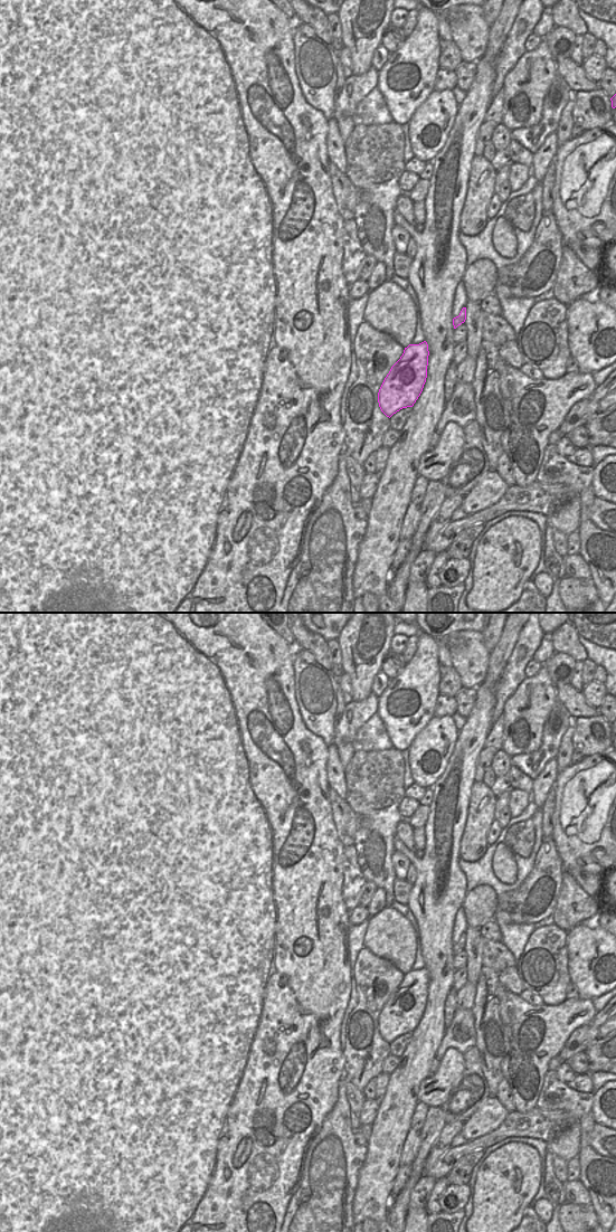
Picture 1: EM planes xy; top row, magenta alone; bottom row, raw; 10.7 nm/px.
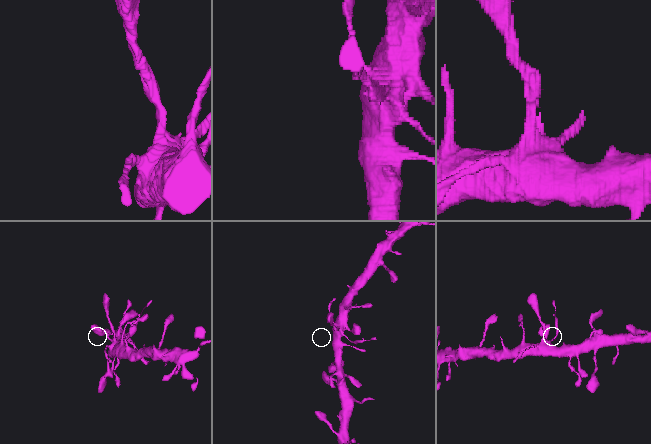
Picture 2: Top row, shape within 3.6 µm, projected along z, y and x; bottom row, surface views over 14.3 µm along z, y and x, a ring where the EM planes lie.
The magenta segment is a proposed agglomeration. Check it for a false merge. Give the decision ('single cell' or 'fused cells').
fused cells

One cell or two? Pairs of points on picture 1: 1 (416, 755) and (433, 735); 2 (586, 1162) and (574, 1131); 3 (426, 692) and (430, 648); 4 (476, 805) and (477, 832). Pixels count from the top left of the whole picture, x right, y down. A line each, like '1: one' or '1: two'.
1: one
2: two
3: one
4: one

